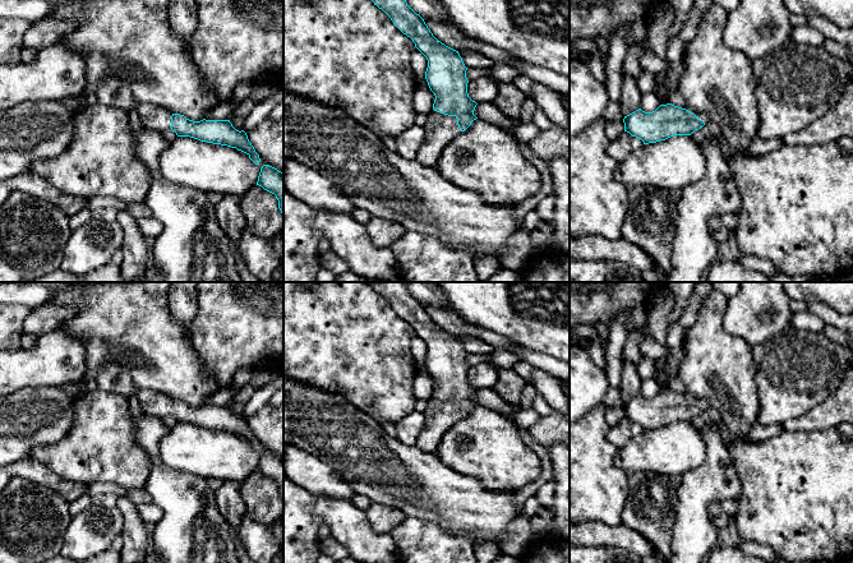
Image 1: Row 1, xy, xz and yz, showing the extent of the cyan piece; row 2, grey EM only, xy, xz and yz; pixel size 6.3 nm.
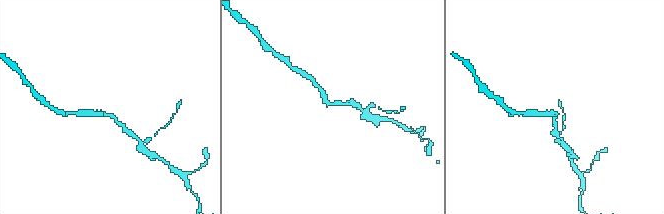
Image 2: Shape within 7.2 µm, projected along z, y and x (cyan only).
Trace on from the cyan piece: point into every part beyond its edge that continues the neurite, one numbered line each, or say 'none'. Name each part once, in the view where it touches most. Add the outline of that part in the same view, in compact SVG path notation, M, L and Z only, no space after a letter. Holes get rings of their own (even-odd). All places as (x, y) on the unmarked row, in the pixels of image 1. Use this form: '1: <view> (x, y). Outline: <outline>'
1: xz (441, 415). Outline: M432 396L424 411L426 426L416 439L416 447L424 452L435 452L442 437L461 419L456 402Z

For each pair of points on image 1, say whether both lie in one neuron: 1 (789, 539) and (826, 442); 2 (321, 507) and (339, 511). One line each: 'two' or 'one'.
1: one
2: one

